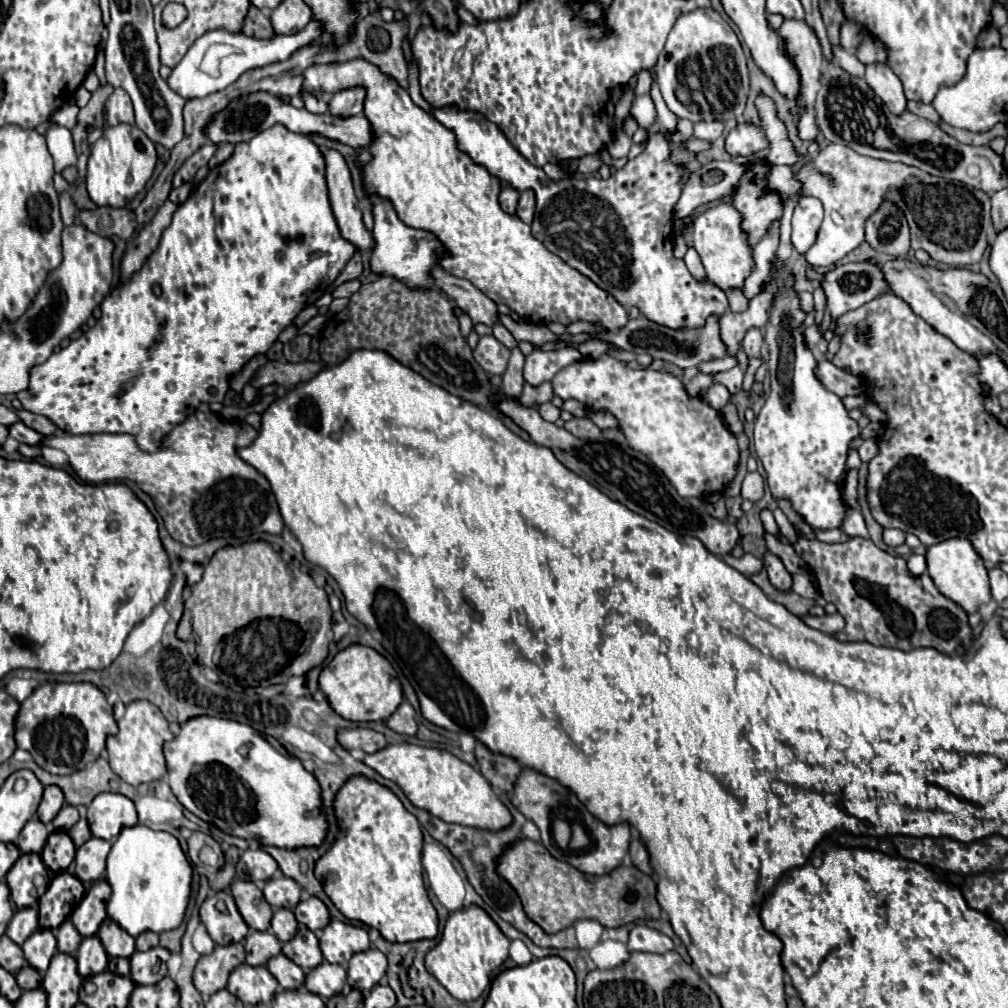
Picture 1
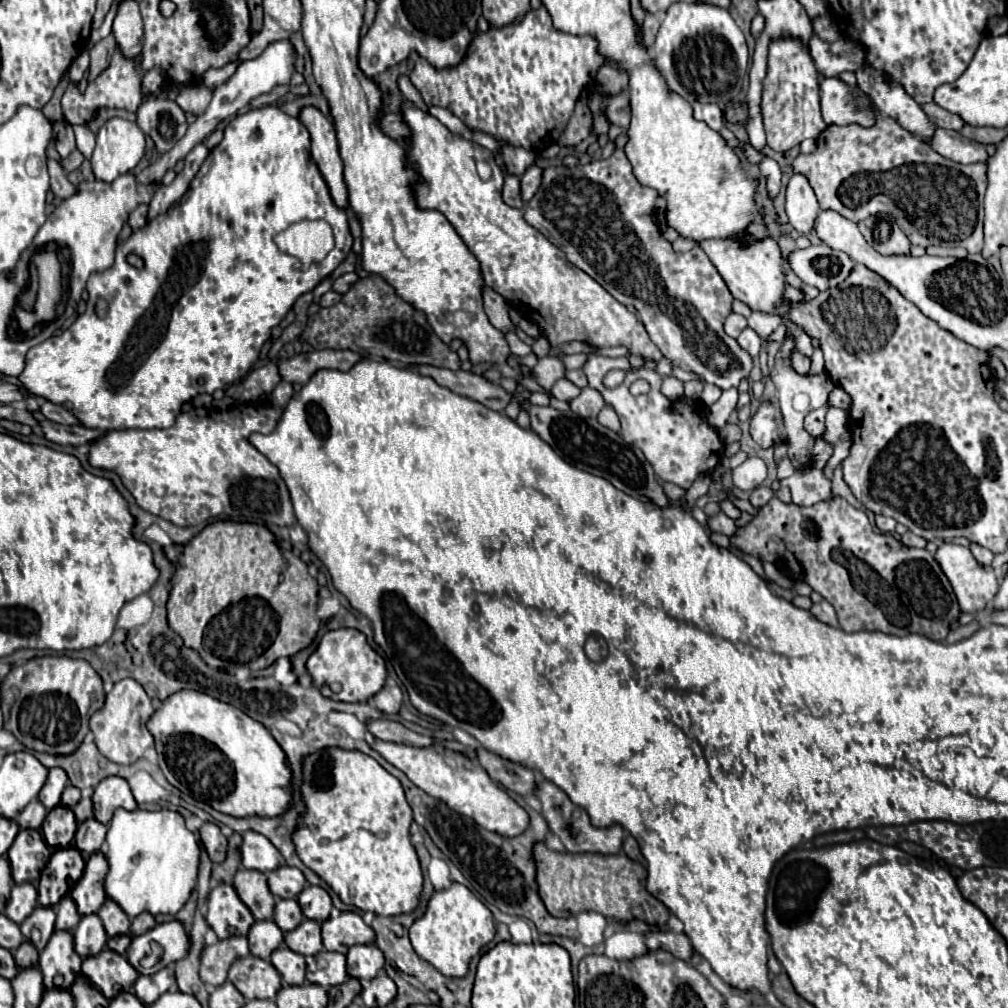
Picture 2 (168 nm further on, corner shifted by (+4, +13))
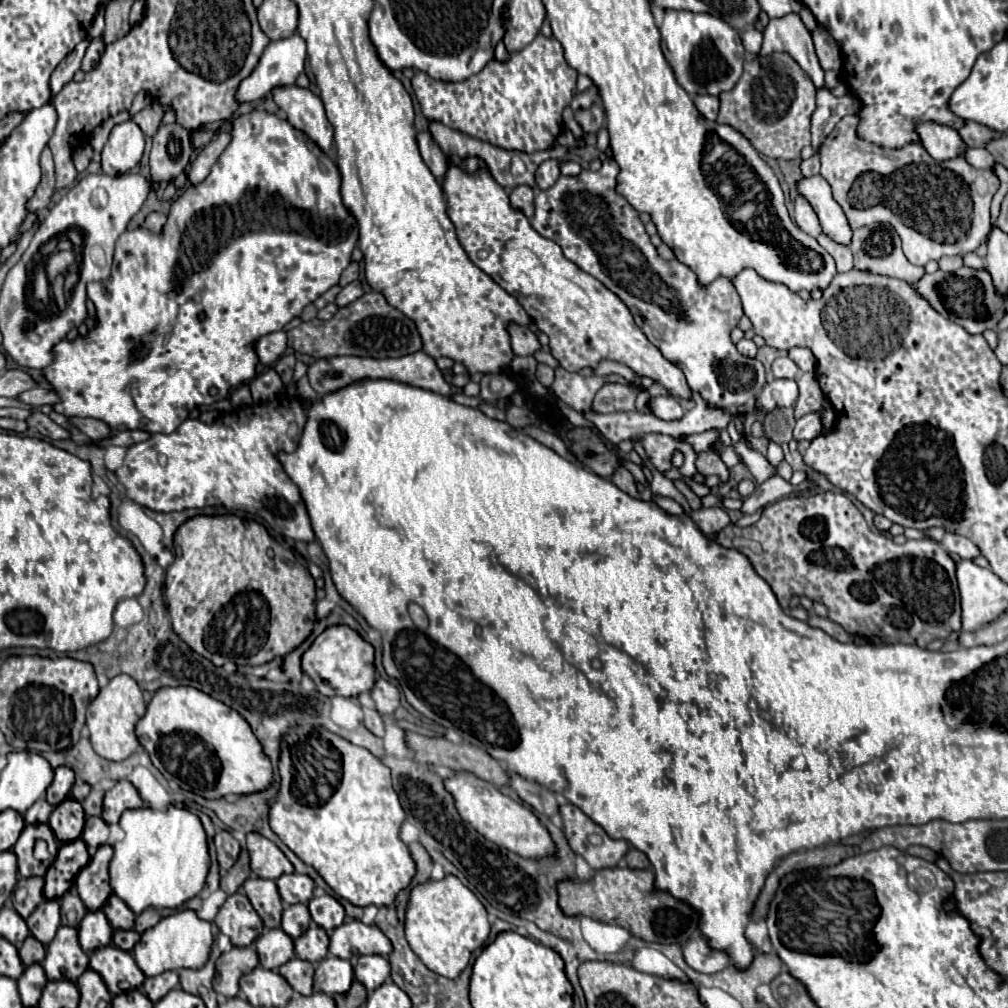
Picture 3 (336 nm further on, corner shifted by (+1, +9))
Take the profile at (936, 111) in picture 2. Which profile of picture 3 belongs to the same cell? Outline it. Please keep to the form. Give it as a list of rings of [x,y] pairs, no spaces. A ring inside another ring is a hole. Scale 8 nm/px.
[[[965,121],[961,127],[959,127],[959,135],[961,139],[965,141],[967,147],[985,147],[985,143],[989,139],[995,139],[995,137],[1001,137],[1005,133],[995,133],[975,121]]]

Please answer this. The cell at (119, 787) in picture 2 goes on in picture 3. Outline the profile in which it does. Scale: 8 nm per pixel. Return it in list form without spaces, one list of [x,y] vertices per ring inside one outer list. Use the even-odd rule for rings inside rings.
[[[121,779],[115,783],[113,789],[105,793],[103,819],[105,823],[117,823],[125,809],[139,809],[139,807],[141,807],[141,797],[137,789],[129,781]]]

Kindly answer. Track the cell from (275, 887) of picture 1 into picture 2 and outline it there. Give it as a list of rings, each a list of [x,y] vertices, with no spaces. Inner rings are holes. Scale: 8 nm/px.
[[[288,865],[270,871],[266,877],[268,877],[270,891],[280,899],[296,899],[306,885],[302,871]]]

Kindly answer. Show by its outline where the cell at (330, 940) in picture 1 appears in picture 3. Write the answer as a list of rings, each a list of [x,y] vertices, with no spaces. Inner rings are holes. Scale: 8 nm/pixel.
[[[349,919],[339,925],[329,943],[329,953],[341,959],[353,959],[359,955],[383,955],[391,953],[391,941],[375,925],[365,925],[363,921]]]

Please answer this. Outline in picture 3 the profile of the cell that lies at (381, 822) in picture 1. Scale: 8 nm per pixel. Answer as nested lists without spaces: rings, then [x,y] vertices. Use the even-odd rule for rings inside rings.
[[[295,725],[283,737],[279,759],[281,791],[277,803],[271,805],[269,823],[279,839],[307,865],[311,865],[325,883],[343,899],[357,907],[389,907],[397,893],[411,885],[417,865],[409,855],[409,847],[401,841],[399,829],[405,821],[399,795],[391,783],[391,771],[367,749],[351,745],[325,727]]]

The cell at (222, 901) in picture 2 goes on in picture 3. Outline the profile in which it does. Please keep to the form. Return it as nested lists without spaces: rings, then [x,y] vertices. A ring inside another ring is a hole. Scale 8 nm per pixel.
[[[233,893],[225,899],[215,917],[215,925],[235,947],[251,945],[263,931],[263,921],[243,893]]]

